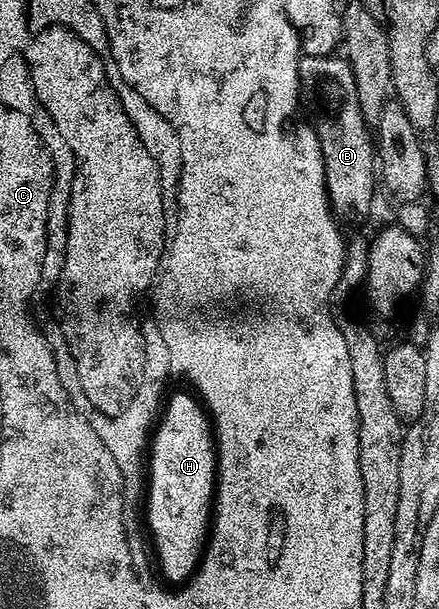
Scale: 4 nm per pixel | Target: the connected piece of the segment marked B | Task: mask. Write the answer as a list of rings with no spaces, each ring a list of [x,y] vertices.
[[[342,55],[299,56],[298,88],[305,108],[310,108],[309,120],[320,143],[326,190],[335,218],[364,216],[374,197],[374,181],[376,185],[376,141],[361,113],[352,67]]]

